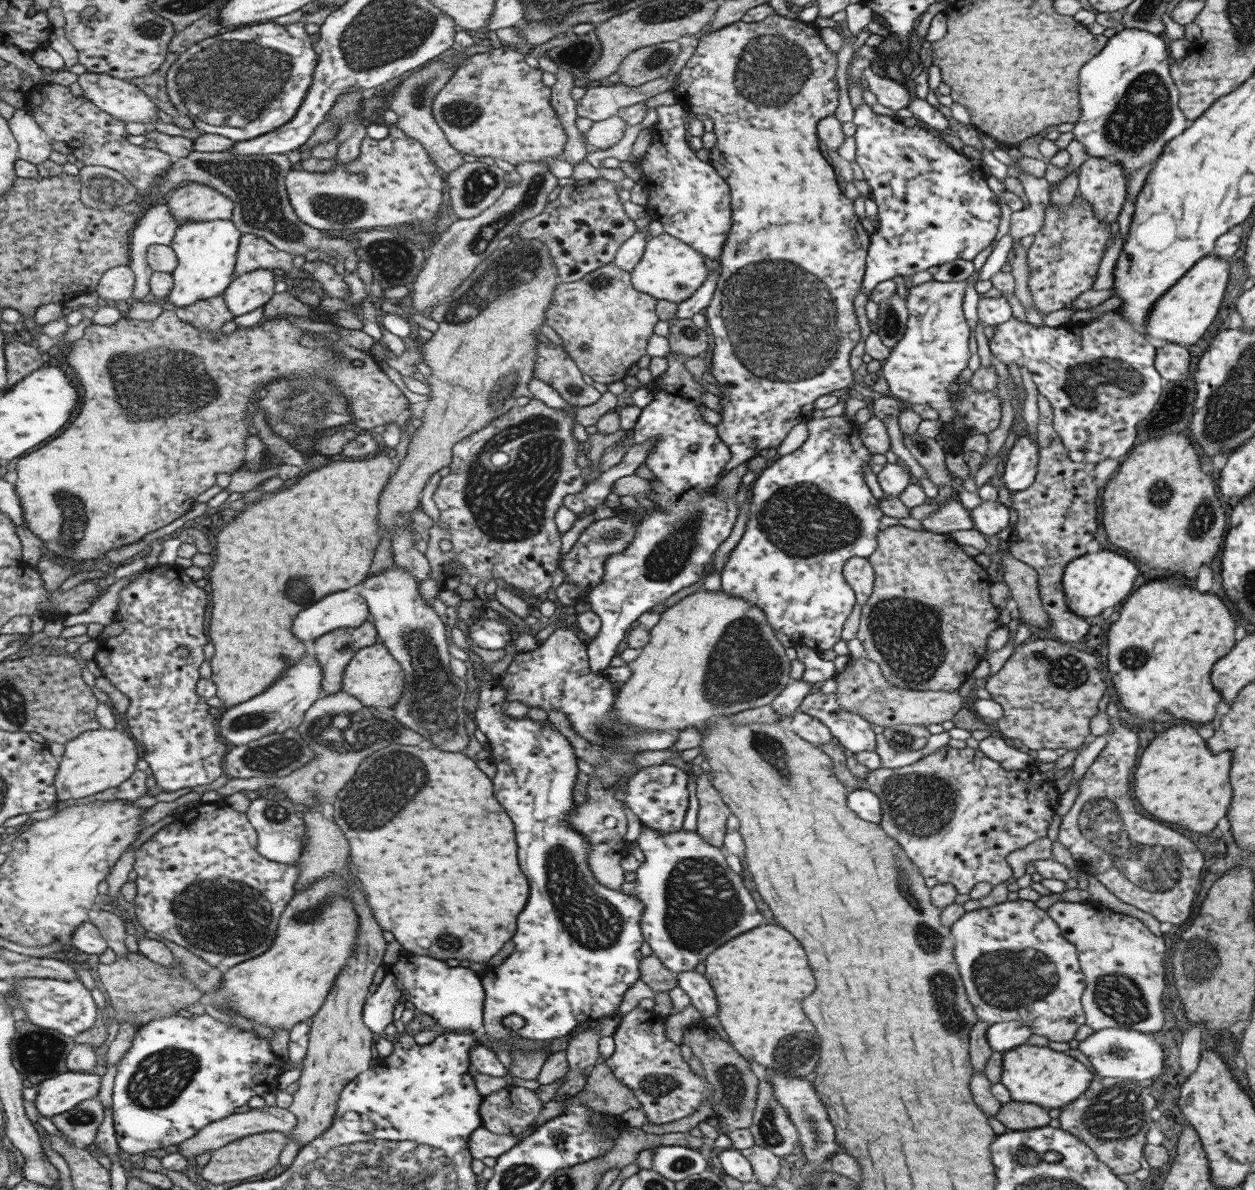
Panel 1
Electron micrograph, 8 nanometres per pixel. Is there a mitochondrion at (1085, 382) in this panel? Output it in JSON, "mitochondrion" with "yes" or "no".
{"mitochondrion":"yes"}

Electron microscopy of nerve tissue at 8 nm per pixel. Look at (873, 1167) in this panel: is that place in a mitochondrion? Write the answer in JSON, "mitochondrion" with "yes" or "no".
{"mitochondrion":"no"}

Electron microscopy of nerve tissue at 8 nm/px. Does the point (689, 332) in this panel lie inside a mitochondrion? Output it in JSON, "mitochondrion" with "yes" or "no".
{"mitochondrion":"yes"}

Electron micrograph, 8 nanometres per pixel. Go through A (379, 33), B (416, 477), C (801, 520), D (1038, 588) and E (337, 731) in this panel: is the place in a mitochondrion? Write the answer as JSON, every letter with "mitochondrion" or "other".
{"A":"mitochondrion","B":"other","C":"mitochondrion","D":"other","E":"mitochondrion"}

